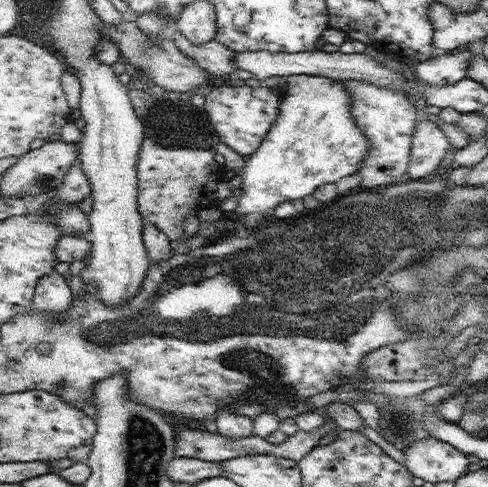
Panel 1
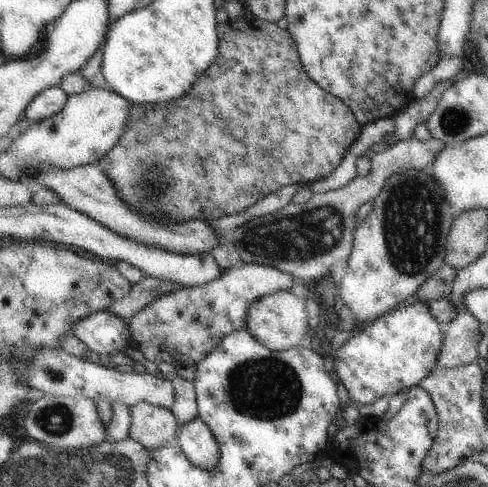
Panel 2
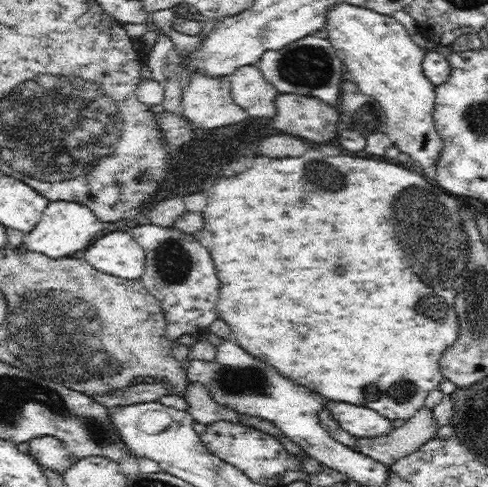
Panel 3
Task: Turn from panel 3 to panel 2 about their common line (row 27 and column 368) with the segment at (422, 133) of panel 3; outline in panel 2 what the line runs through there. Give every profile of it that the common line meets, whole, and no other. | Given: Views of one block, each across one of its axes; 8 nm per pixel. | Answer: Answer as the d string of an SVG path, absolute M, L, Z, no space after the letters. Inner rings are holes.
M413 296L413 302L399 304L395 310L379 316L333 352L333 376L339 382L341 392L345 392L357 406L371 404L379 396L389 398L399 390L405 392L417 386L431 374L443 338L443 330L431 314L429 302L419 302L417 296Z

